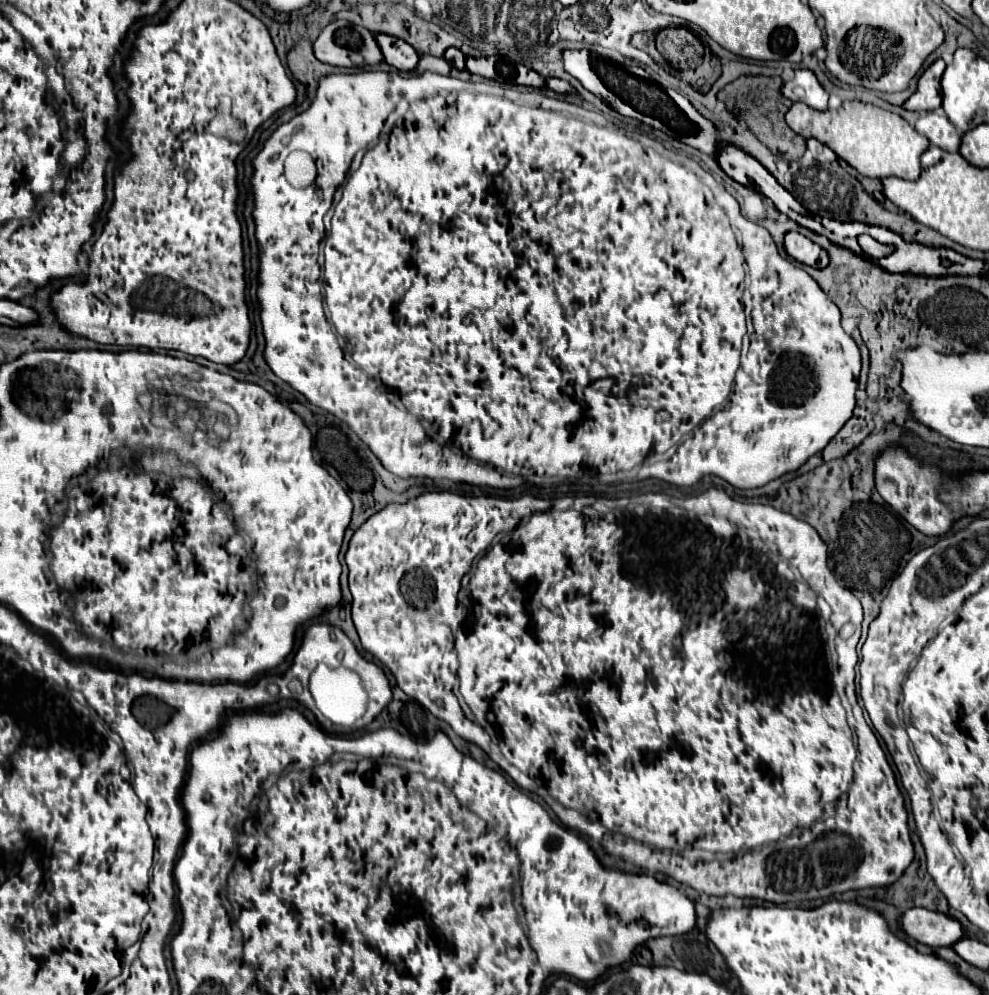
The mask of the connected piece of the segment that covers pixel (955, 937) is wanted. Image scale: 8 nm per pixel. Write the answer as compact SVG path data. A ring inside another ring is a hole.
M926 908L906 910L900 918L900 926L908 936L928 946L954 946L966 936L956 918Z

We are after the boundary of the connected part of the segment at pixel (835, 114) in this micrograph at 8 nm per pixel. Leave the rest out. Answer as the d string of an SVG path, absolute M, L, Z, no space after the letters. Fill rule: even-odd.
M794 102L786 114L788 126L804 136L816 138L834 150L834 154L846 160L862 176L886 178L900 176L904 180L916 180L920 176L920 154L930 146L928 138L918 134L902 116L866 102L842 102L838 110L812 110L802 102Z

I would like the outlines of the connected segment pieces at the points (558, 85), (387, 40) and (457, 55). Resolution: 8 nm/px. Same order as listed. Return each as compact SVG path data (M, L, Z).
M548 78L548 80L546 80L546 88L554 90L554 92L560 92L560 94L566 94L566 92L574 92L574 88L572 88L568 82L560 80L560 78Z
M374 34L374 38L376 38L376 44L380 46L380 52L382 52L386 64L390 64L402 72L416 68L418 54L410 44L406 44L404 40L400 40L396 36L388 36L388 34Z
M448 48L446 54L444 54L444 58L446 58L452 66L464 70L464 54L462 54L458 48Z

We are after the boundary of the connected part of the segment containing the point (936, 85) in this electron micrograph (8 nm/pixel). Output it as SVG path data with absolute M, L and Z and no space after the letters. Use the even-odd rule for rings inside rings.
M938 58L934 64L930 64L924 74L918 80L916 92L902 104L906 110L938 110L942 104L942 92L940 92L940 76L944 72L944 60Z

